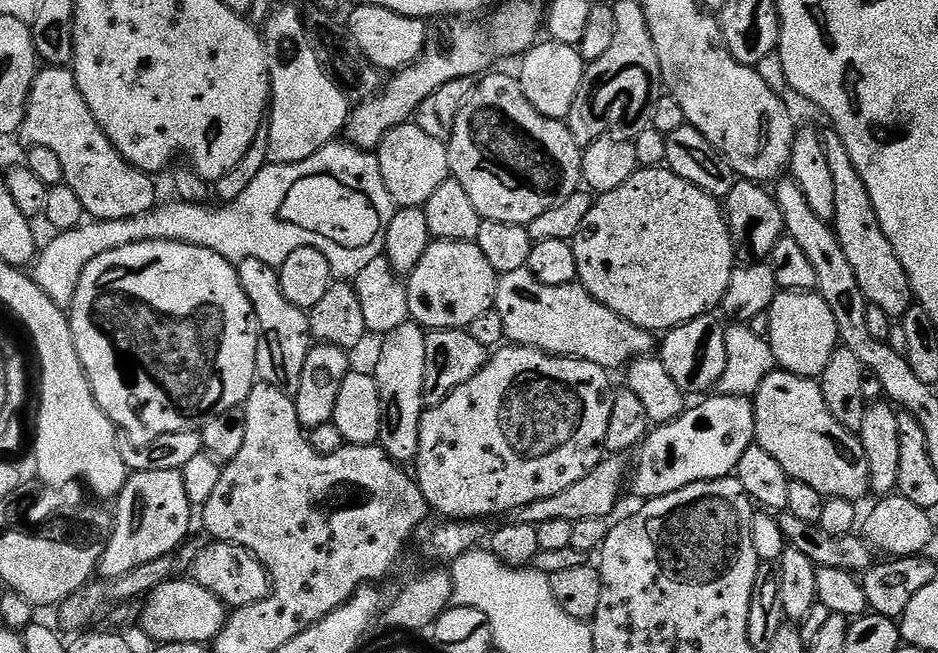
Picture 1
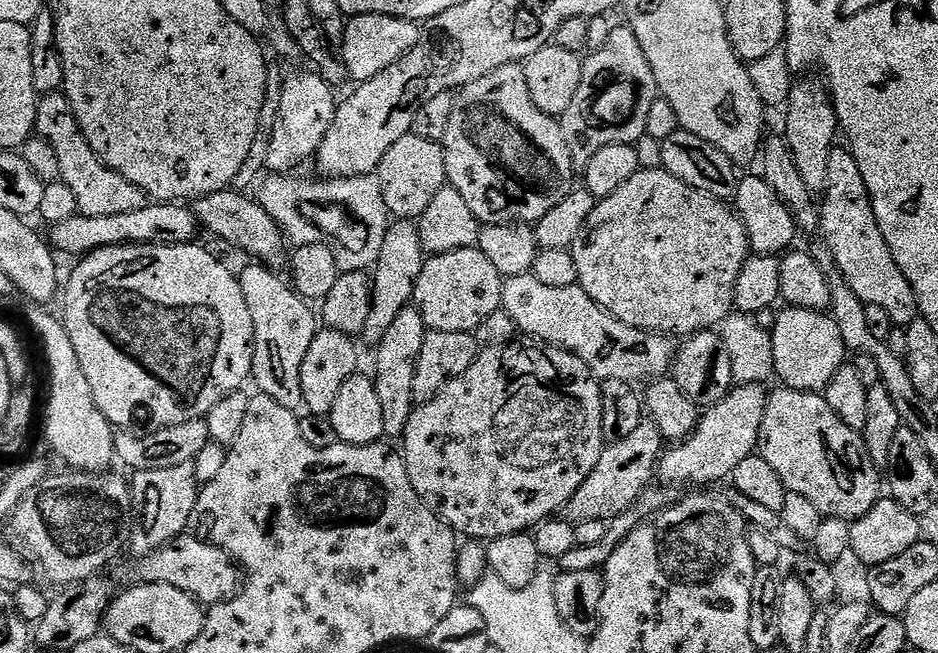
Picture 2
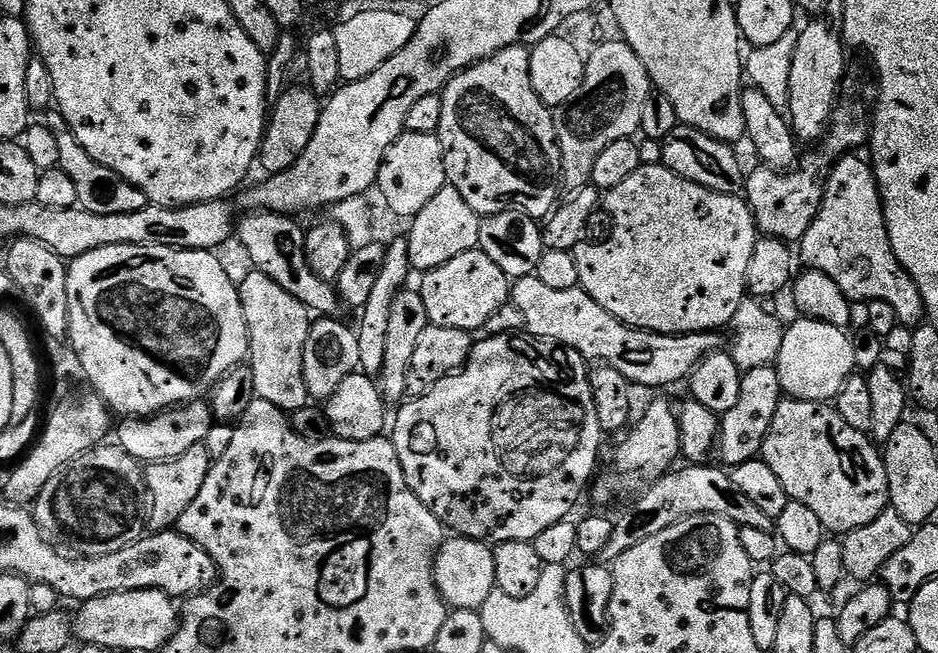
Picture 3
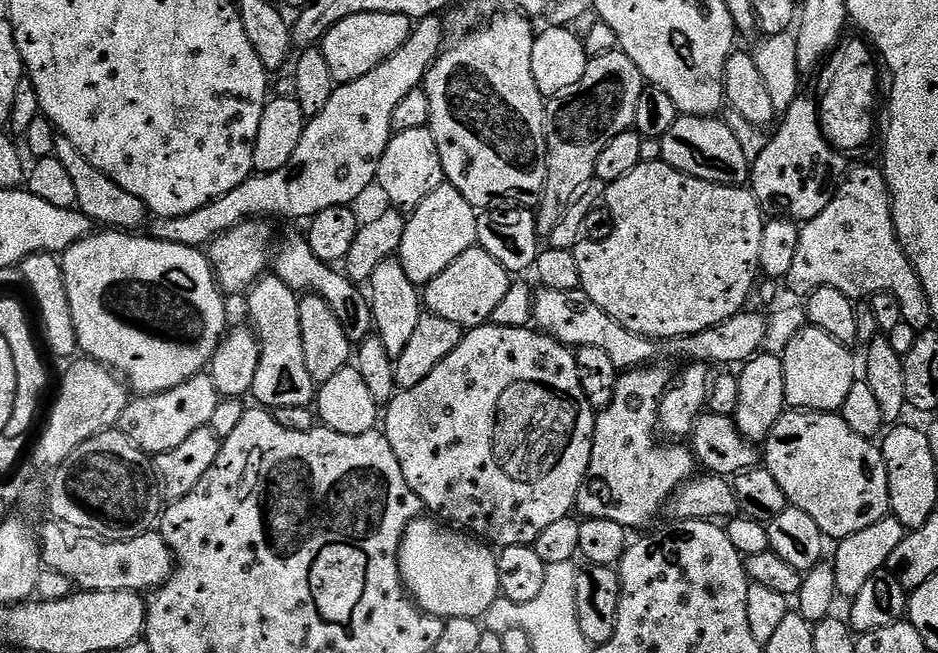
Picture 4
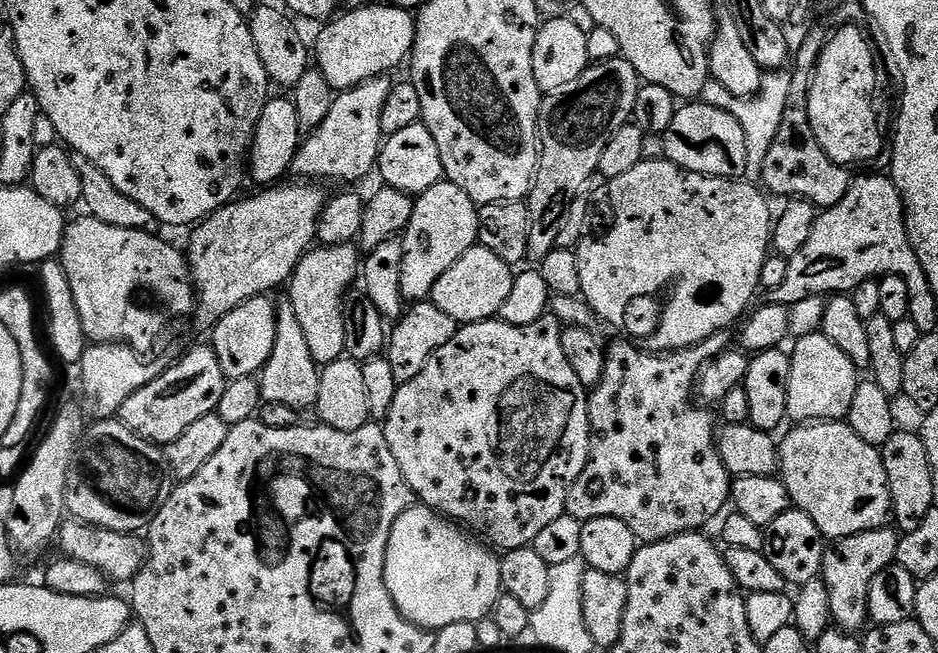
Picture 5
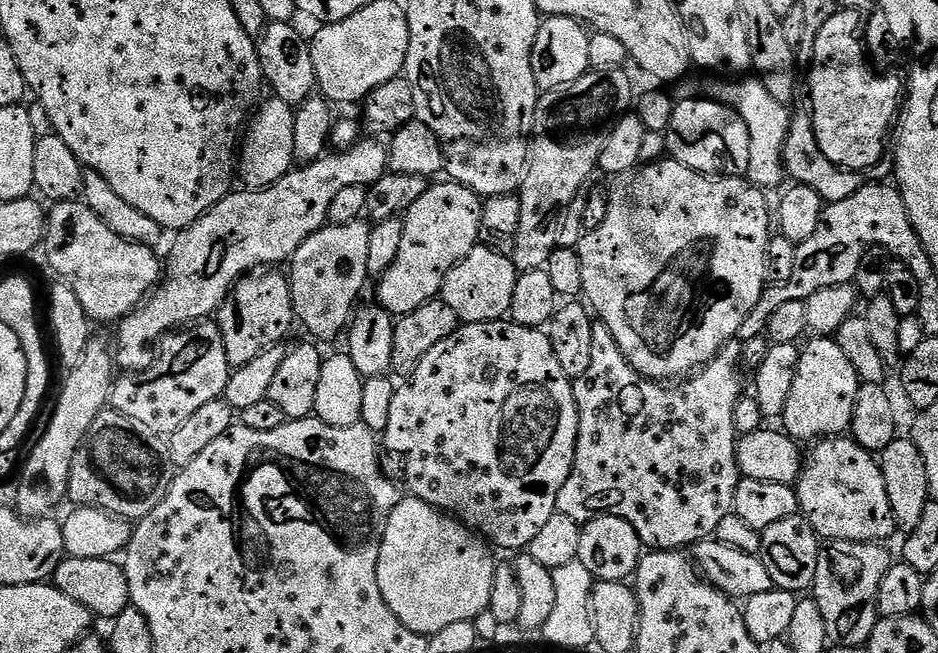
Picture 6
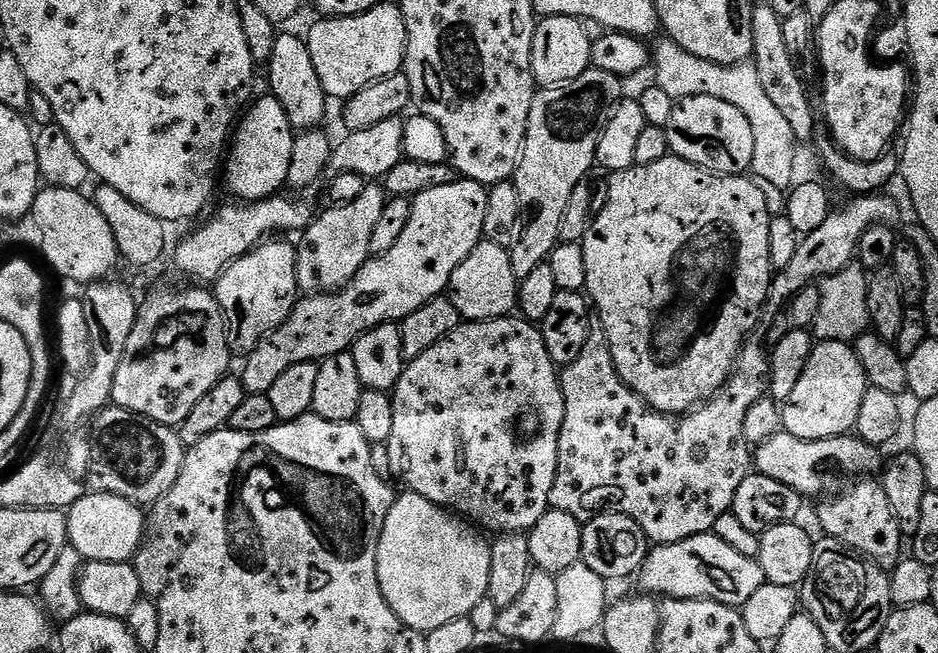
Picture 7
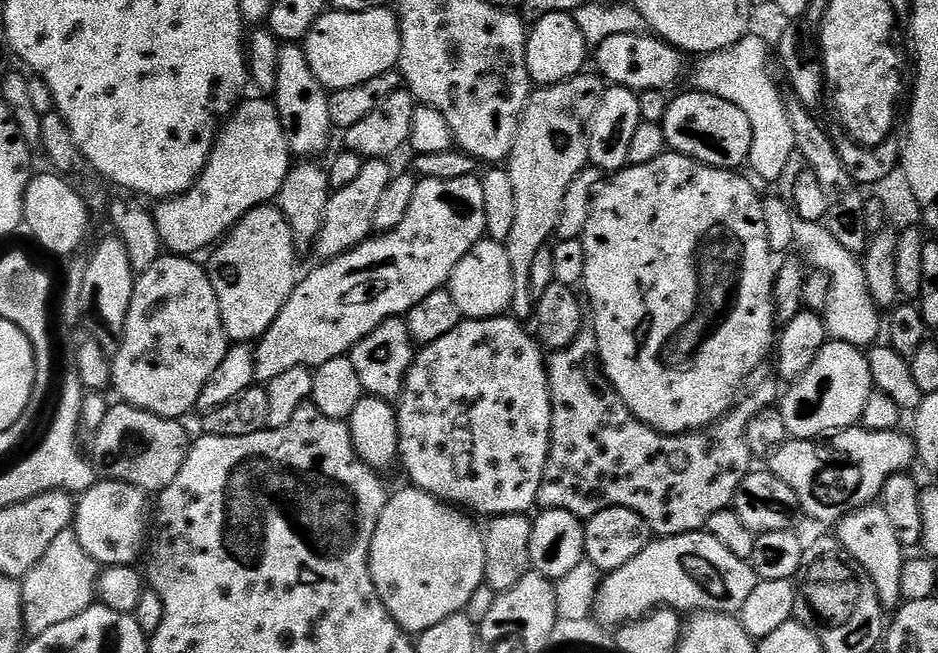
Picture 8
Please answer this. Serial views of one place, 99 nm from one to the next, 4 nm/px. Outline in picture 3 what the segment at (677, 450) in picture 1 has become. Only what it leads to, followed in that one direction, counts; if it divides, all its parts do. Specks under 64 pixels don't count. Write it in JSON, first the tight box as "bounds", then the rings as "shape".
{"bounds":[718,367,781,466],"shape":[[[775,367],[755,368],[743,373],[742,394],[738,394],[734,410],[723,413],[720,420],[718,456],[725,460],[725,465],[735,466],[754,460],[763,453],[764,439],[770,430],[770,422],[774,422],[774,410],[778,410],[781,399],[780,379]]]}

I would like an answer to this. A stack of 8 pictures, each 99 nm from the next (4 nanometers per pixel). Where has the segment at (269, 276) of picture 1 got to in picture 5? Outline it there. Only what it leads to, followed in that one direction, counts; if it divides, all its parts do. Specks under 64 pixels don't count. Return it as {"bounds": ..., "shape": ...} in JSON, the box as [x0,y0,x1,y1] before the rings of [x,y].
{"bounds":[258,303,320,410],"shape":[[[281,303],[276,310],[278,334],[274,338],[274,354],[266,362],[263,372],[258,377],[261,397],[267,403],[290,406],[297,410],[315,409],[320,385],[320,368],[310,354],[310,346],[306,346],[306,334],[302,334],[302,325],[298,322],[298,314],[294,314],[291,303]]]}

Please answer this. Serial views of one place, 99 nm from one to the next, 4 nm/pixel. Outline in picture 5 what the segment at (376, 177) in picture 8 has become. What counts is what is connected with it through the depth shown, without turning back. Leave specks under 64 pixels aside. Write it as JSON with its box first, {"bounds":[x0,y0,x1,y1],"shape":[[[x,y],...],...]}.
{"bounds":[287,243,362,366],"shape":[[[355,243],[316,246],[304,253],[287,285],[287,299],[294,314],[298,314],[302,334],[306,334],[306,346],[310,346],[310,354],[318,366],[339,360],[345,355],[344,297],[355,285],[352,283],[355,280],[357,283],[361,272],[362,252]]]}

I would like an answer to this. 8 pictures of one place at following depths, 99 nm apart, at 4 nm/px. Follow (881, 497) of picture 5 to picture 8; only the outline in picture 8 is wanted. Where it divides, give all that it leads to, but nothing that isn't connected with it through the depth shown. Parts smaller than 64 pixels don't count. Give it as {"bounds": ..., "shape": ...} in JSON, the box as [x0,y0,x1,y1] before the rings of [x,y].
{"bounds":[834,503,906,610],"shape":[[[879,503],[867,504],[856,512],[844,517],[834,528],[835,539],[851,556],[860,563],[860,568],[870,574],[870,582],[874,582],[874,590],[878,590],[878,598],[885,610],[895,610],[904,600],[902,594],[902,566],[906,559],[906,549],[898,542],[898,534],[894,534],[894,526],[886,510]]]}

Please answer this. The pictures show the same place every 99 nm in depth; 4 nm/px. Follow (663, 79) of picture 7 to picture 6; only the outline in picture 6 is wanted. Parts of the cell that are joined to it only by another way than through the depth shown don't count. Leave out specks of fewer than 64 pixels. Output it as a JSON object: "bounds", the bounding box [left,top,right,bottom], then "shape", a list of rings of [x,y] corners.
{"bounds":[711,78,792,190],"shape":[[[755,78],[713,80],[716,81],[712,84],[711,99],[734,109],[746,122],[746,130],[750,130],[750,166],[746,173],[747,179],[761,190],[779,189],[786,180],[784,147],[792,121],[789,105],[778,102],[778,98],[774,98],[774,94],[770,94],[770,90],[766,90],[766,86],[762,86],[762,82]]]}

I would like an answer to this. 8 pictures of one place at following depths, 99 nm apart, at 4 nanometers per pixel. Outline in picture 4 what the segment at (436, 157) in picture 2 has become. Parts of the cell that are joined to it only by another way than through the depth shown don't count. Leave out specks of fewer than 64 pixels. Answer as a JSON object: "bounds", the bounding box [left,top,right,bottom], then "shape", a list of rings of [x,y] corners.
{"bounds":[376,127,445,210],"shape":[[[429,127],[418,130],[402,130],[388,141],[376,171],[376,184],[384,191],[391,207],[396,210],[411,210],[423,200],[430,198],[440,184],[445,183],[442,158],[438,154],[438,142]]]}

